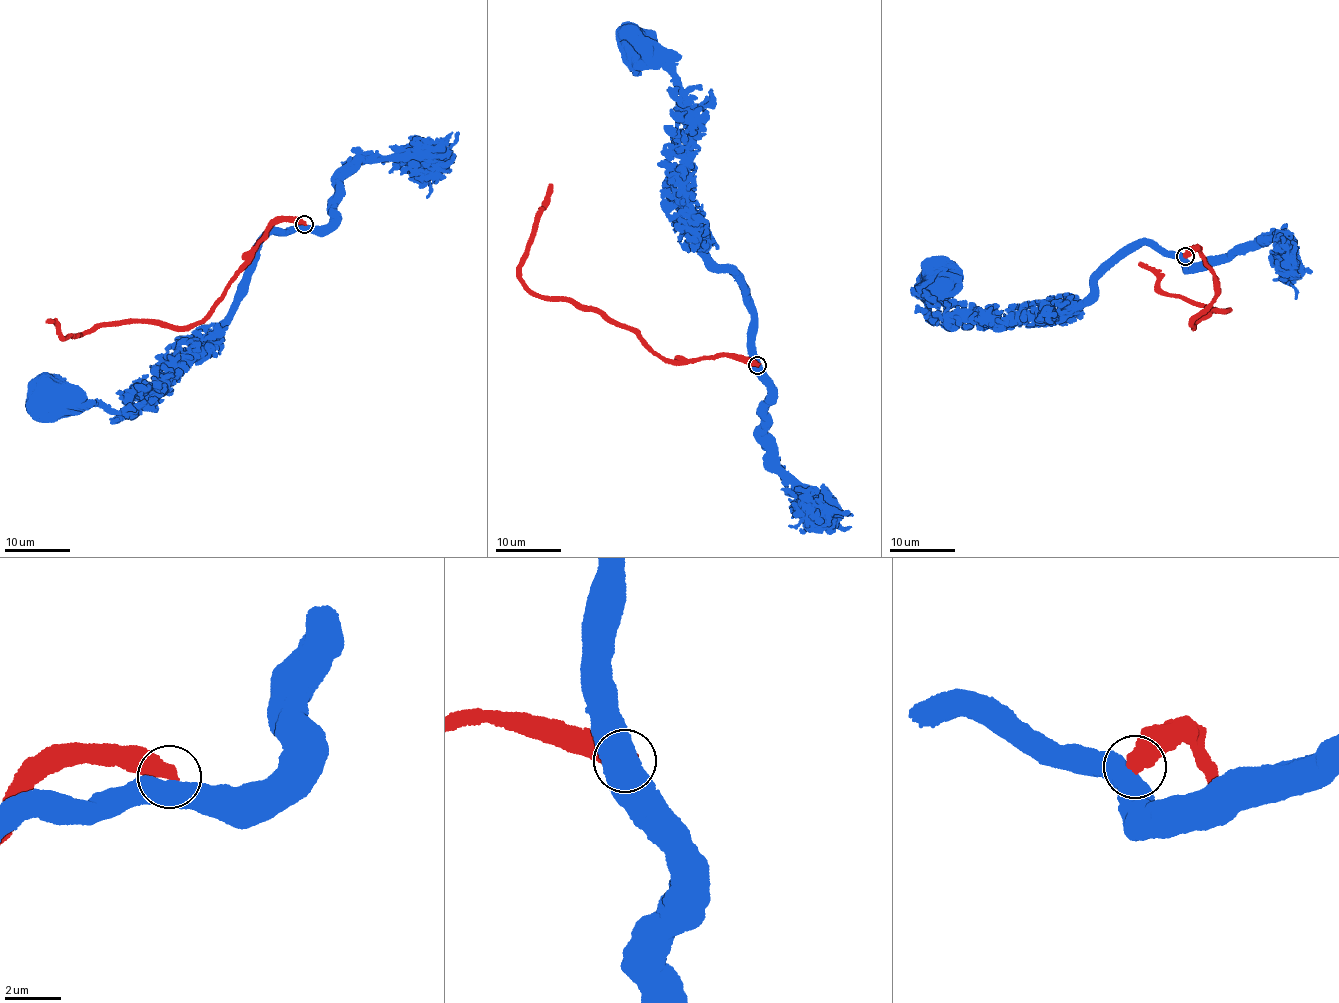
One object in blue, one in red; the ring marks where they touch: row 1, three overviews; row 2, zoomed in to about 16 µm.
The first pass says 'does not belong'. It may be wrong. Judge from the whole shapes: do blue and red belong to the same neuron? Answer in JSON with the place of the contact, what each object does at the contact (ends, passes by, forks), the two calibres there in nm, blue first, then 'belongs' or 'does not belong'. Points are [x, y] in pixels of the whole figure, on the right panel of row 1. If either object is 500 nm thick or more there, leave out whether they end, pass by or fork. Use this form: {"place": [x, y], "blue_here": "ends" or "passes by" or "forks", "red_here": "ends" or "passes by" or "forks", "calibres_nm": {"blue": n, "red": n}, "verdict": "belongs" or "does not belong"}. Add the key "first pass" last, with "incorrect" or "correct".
{"place": [1185, 256], "calibres_nm": {"blue": 750, "red": 500}, "verdict": "does not belong", "first pass": "correct"}

